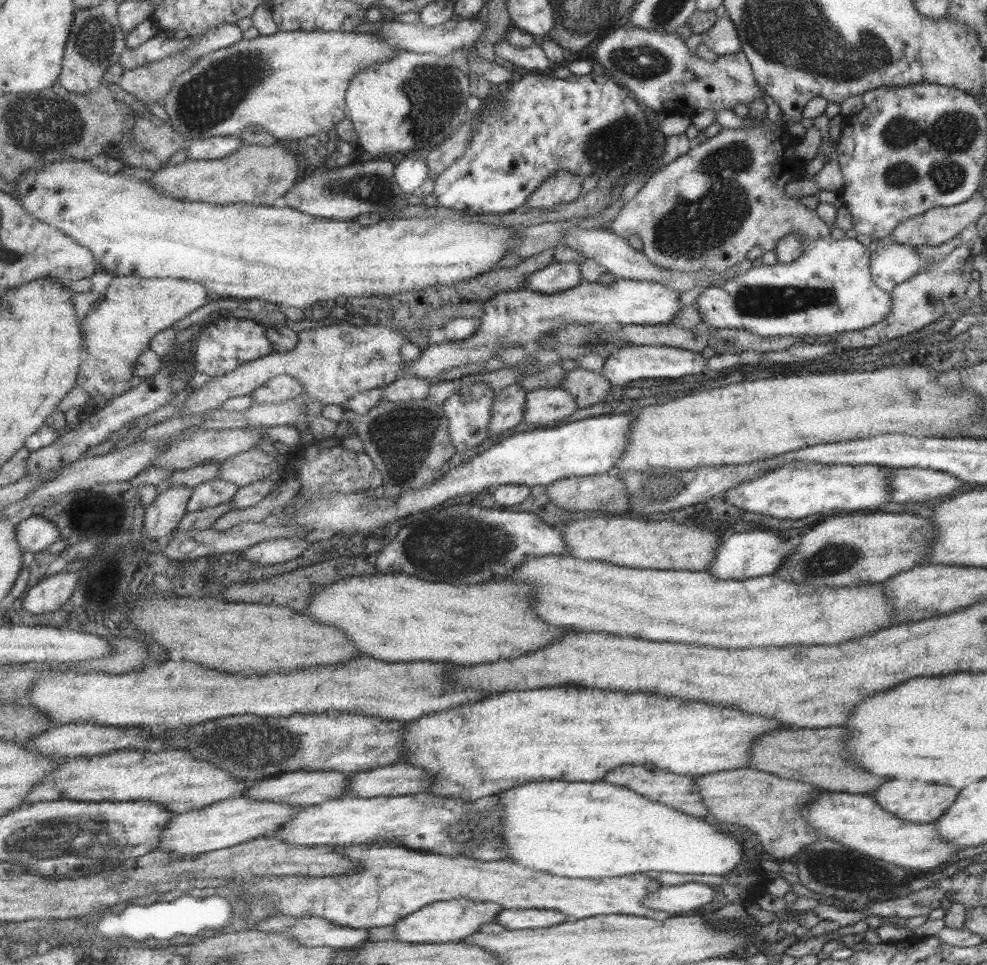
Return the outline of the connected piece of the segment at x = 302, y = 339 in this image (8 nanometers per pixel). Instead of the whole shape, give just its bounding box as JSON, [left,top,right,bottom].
[179,322,408,416]

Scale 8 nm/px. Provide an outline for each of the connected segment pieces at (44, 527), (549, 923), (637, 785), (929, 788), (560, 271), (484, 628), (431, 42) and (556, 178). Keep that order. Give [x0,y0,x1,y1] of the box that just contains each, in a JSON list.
[[16,515,61,556],[493,907,568,931],[601,764,708,818],[875,780,957,823],[522,261,581,295],[308,574,569,665],[377,14,485,57],[525,171,582,209]]

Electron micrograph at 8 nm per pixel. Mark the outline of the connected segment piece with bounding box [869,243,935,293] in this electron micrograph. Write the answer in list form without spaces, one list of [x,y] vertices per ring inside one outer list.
[[[898,243],[869,251],[869,273],[872,283],[887,293],[896,284],[914,275],[921,267],[934,262],[926,262],[915,255],[913,247]]]

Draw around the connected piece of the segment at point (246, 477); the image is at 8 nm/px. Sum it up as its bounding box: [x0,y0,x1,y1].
[219,450,278,487]

